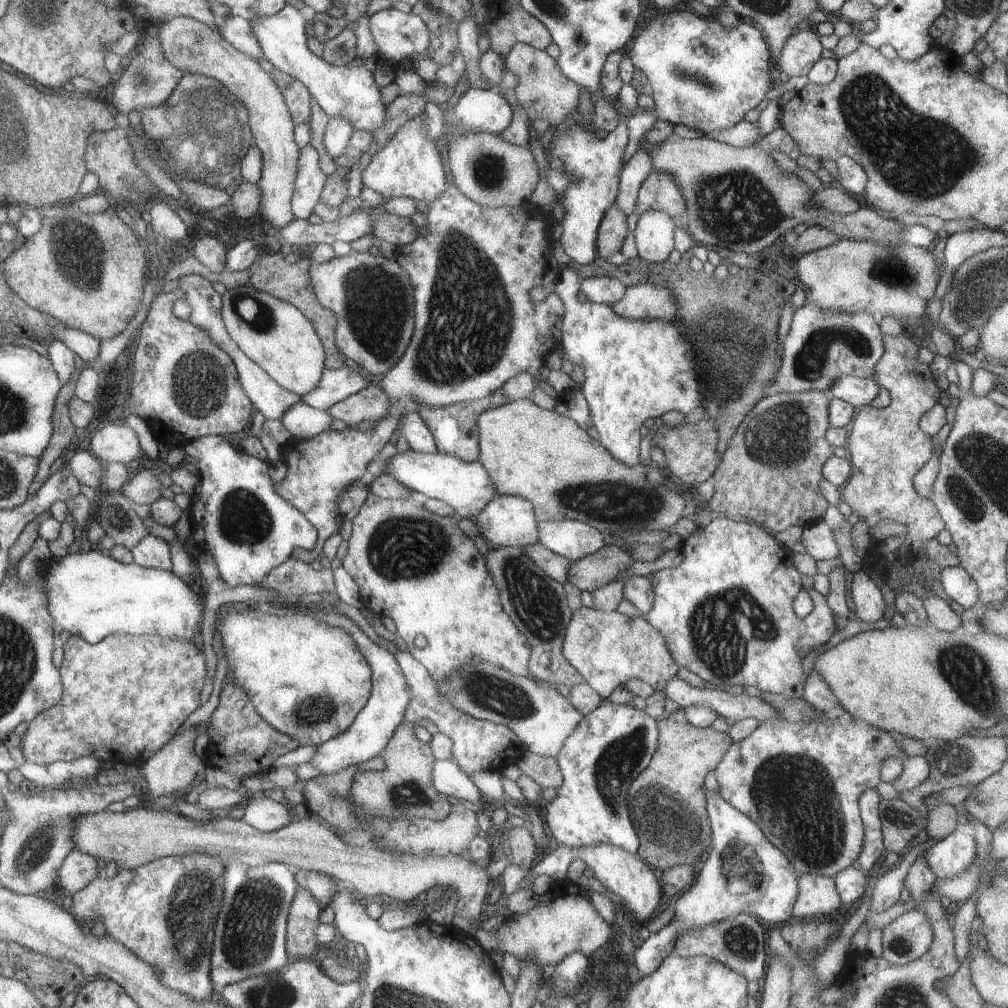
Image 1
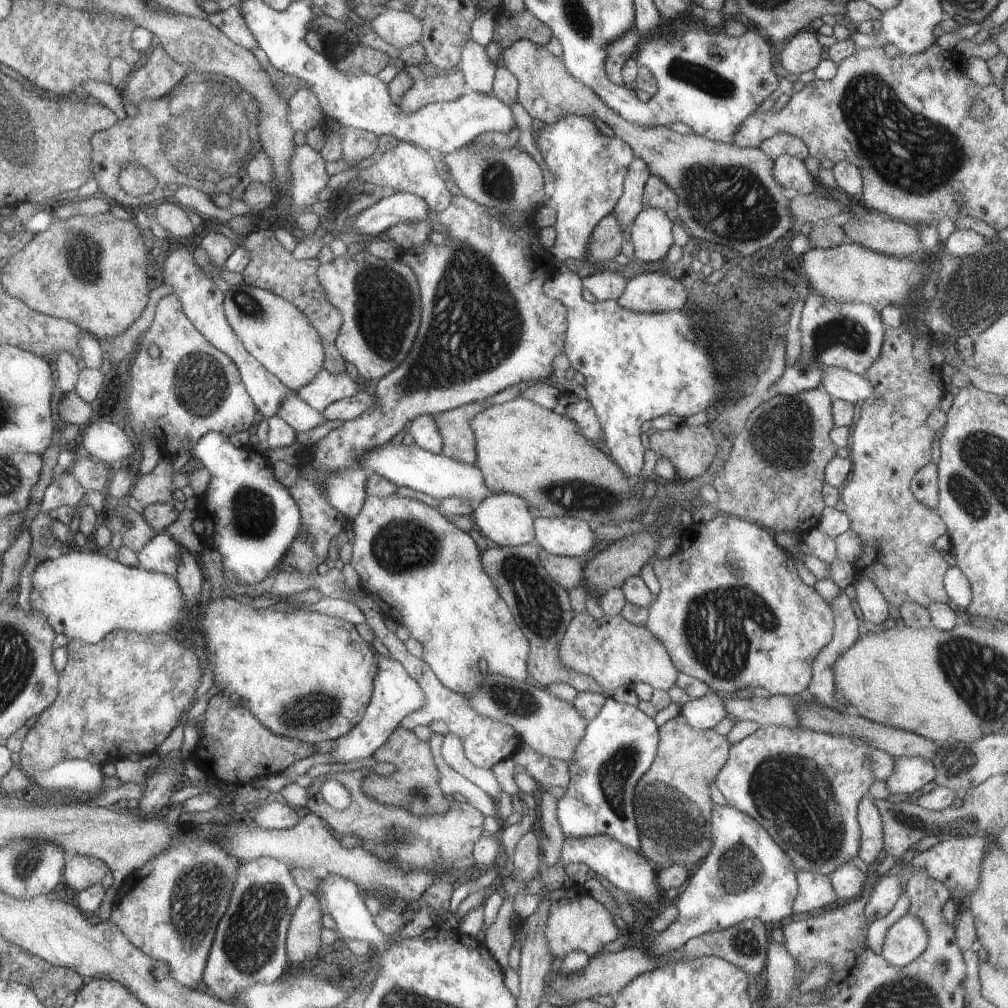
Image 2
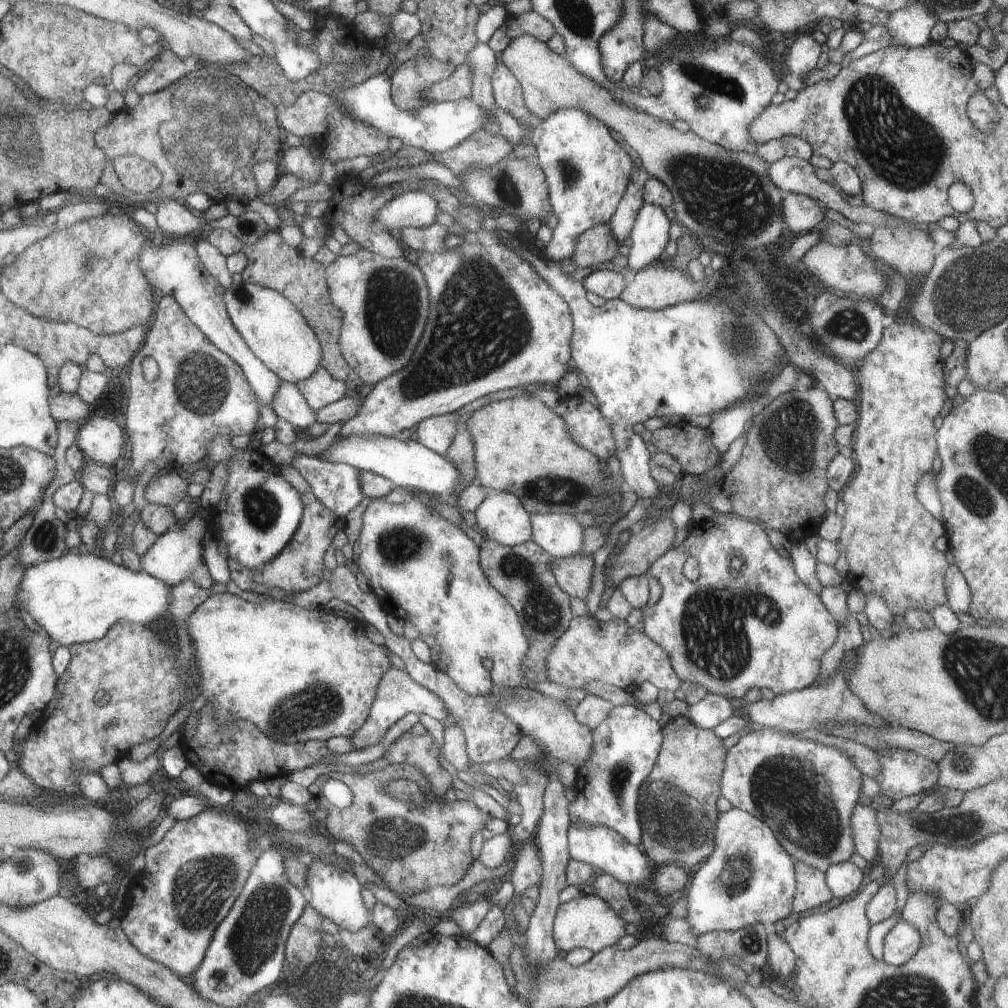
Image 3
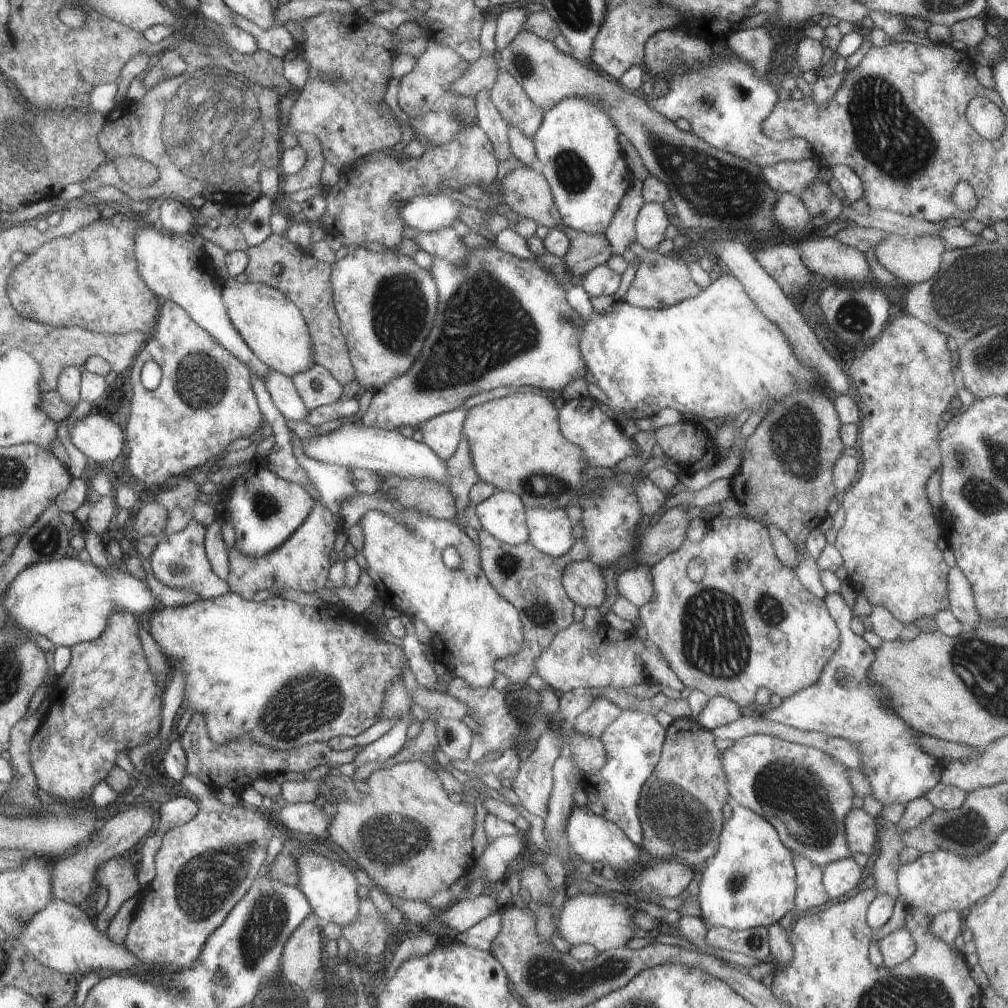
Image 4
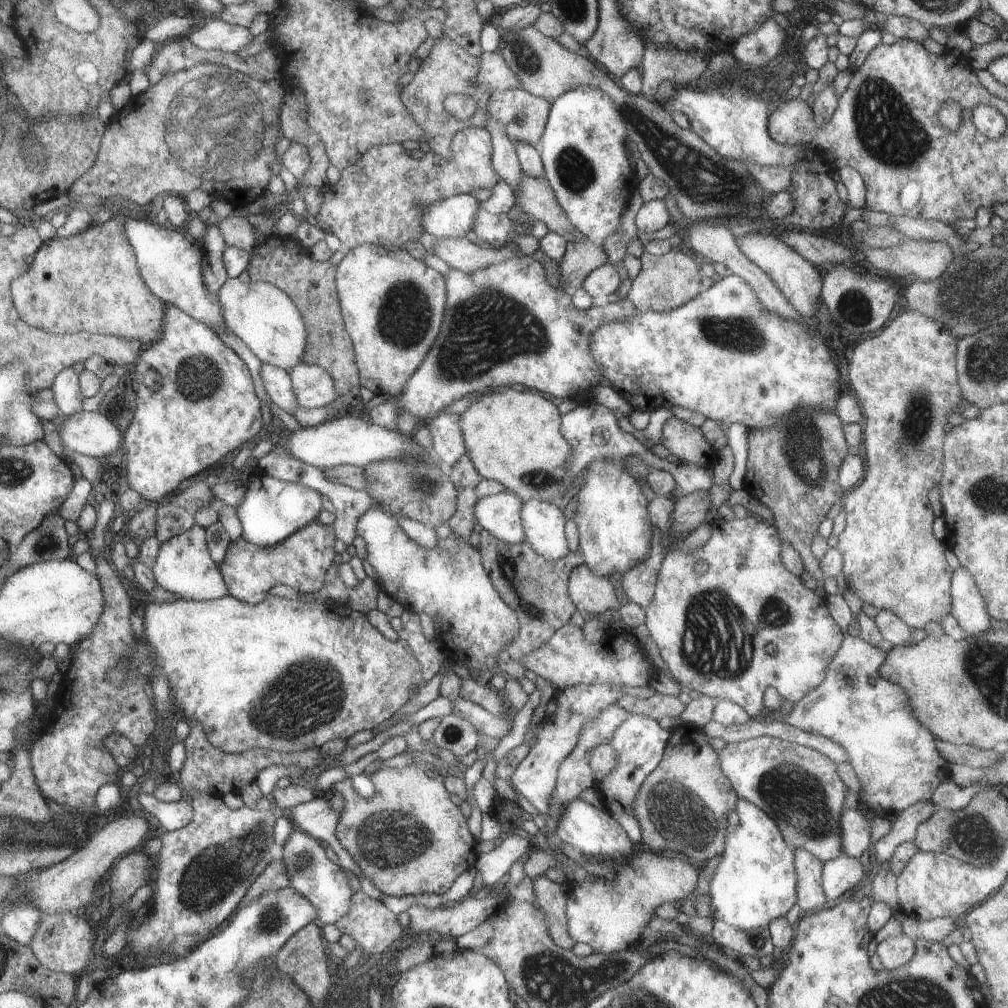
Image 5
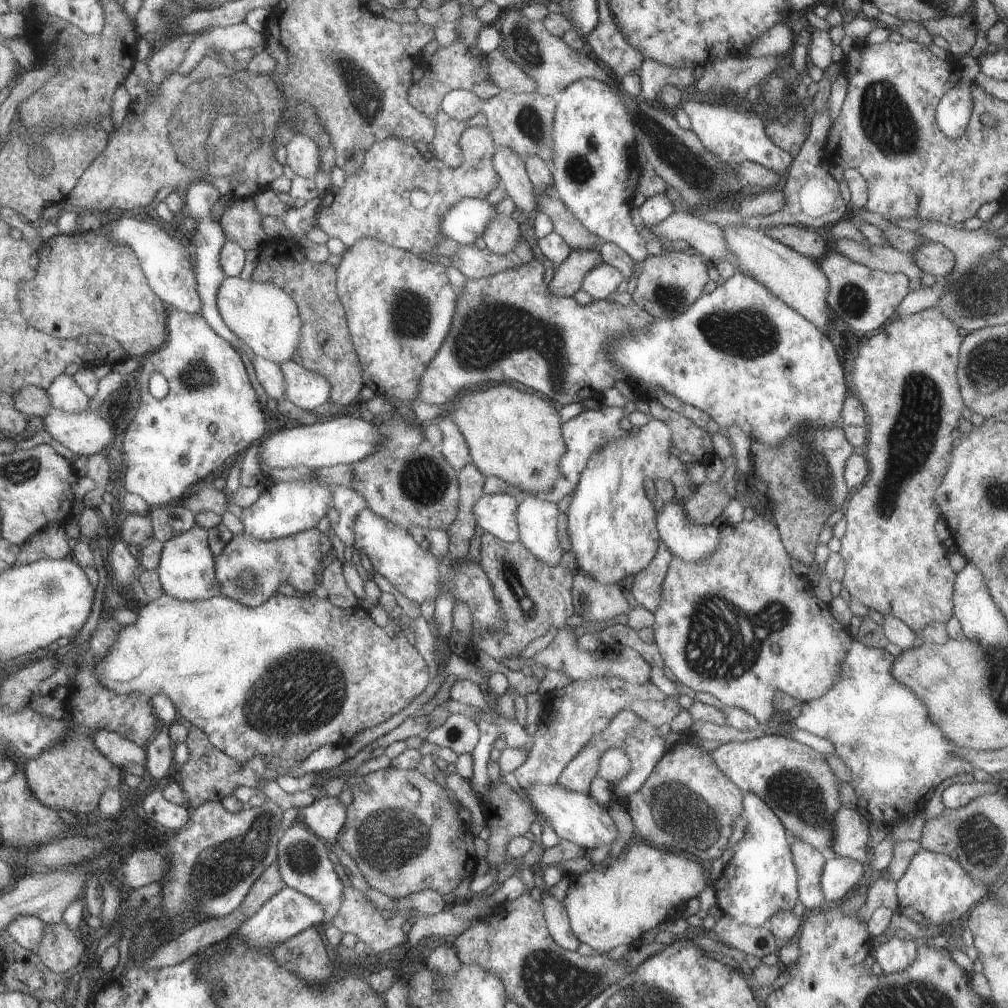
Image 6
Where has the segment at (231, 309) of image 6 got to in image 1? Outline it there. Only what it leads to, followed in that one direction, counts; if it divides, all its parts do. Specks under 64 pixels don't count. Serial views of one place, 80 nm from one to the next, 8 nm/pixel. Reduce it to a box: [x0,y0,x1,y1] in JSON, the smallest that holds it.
[220,283,327,396]

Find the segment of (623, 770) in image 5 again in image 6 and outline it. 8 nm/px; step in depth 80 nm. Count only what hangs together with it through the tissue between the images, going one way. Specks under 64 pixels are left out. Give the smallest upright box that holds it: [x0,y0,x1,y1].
[612,720,667,805]

